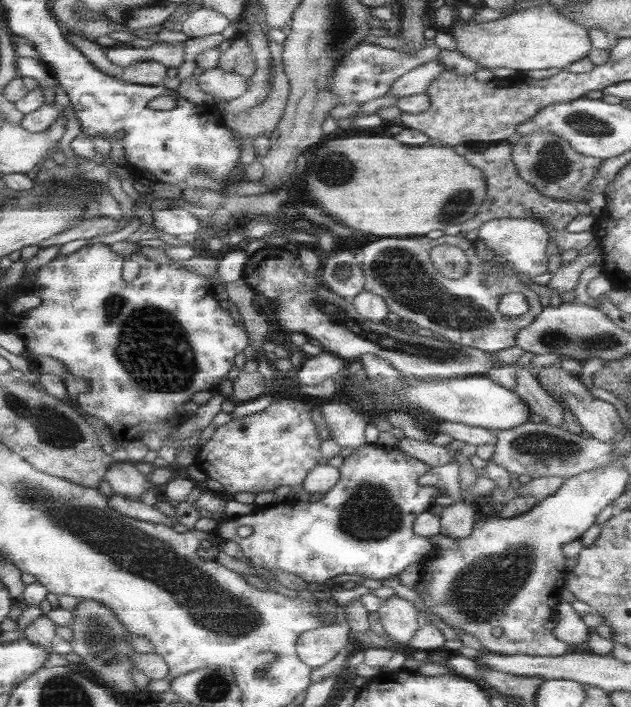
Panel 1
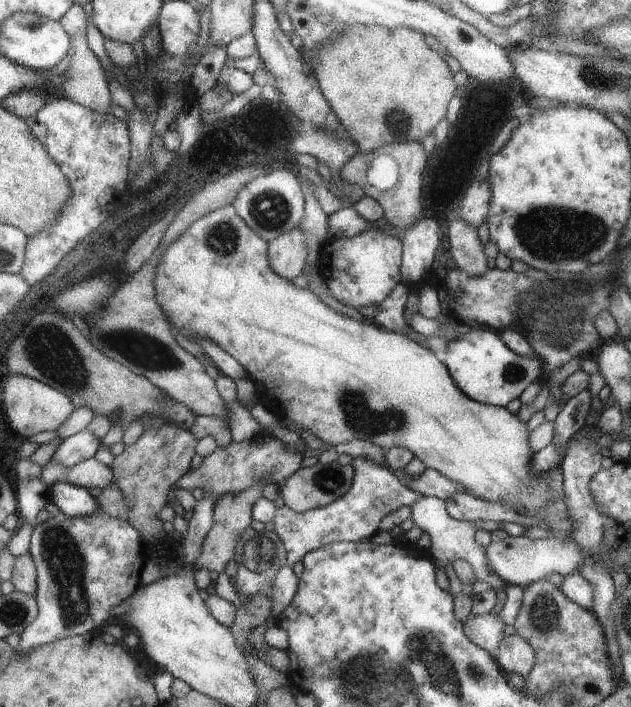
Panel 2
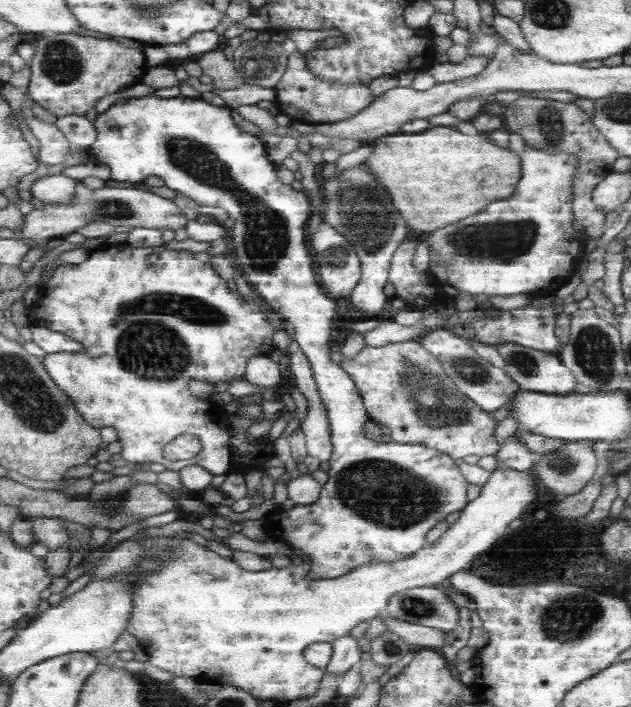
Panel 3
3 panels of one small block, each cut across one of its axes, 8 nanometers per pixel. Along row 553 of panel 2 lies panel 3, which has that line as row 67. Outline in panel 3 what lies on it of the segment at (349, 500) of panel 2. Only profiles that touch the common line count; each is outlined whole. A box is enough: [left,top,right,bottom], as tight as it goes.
[274,52,374,124]

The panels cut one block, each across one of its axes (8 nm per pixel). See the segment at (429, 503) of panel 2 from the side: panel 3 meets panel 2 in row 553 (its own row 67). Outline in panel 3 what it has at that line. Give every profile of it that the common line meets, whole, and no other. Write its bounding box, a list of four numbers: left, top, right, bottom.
[428,55,489,83]

